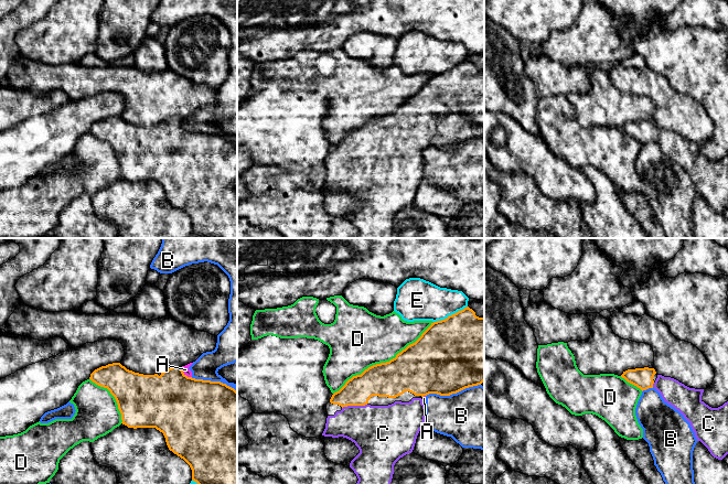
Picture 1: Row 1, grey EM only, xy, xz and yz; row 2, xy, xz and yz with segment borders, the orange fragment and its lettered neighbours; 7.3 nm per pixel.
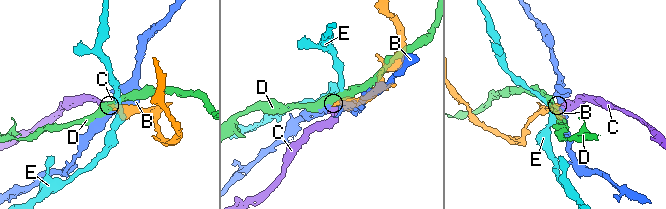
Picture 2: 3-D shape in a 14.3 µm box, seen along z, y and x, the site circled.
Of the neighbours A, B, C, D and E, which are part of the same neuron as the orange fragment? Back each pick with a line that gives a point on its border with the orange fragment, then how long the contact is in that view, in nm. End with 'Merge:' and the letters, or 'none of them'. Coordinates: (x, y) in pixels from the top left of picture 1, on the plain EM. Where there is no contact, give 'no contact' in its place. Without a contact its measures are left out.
C: xz (354, 158) | 190 nm
Merge: C

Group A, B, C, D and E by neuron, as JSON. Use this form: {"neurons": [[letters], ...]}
{"neurons": [["A", "B"], ["C"], ["D"], ["E"]]}

